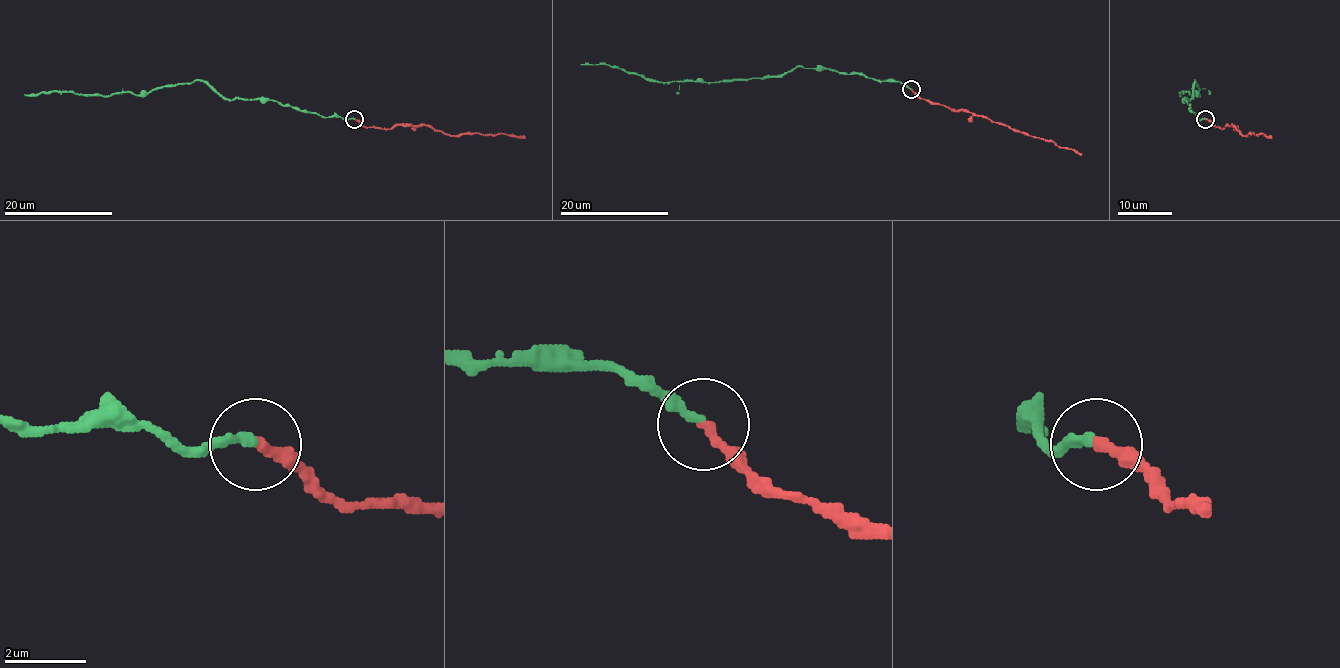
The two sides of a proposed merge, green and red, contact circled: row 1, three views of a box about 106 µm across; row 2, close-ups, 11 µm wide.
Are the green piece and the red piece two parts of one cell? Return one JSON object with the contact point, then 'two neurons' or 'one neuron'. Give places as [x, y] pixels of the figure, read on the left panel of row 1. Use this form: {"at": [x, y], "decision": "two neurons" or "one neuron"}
{"at": [354, 119], "decision": "one neuron"}

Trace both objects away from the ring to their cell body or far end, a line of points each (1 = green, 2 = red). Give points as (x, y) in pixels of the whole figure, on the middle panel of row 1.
1: (910, 89), (897, 80), (828, 68), (794, 67), (777, 75), (713, 82), (652, 82), (606, 64), (581, 64)
2: (910, 89), (924, 99), (954, 110), (986, 116), (1082, 153)

